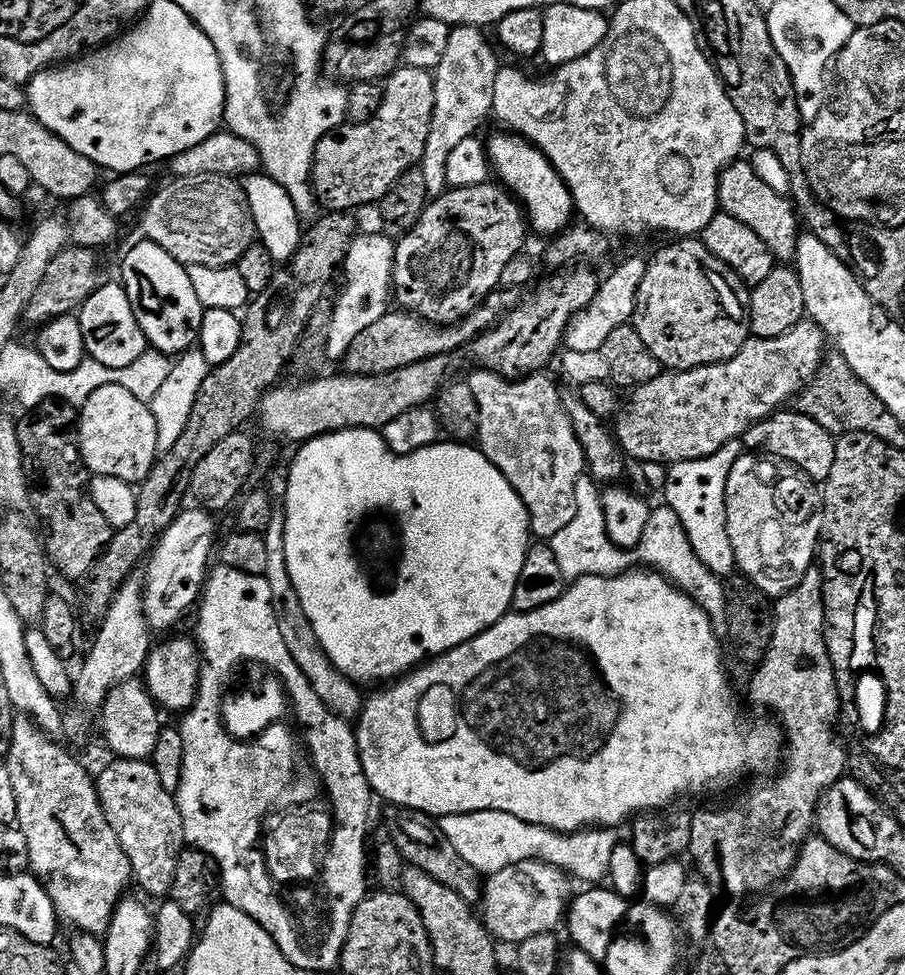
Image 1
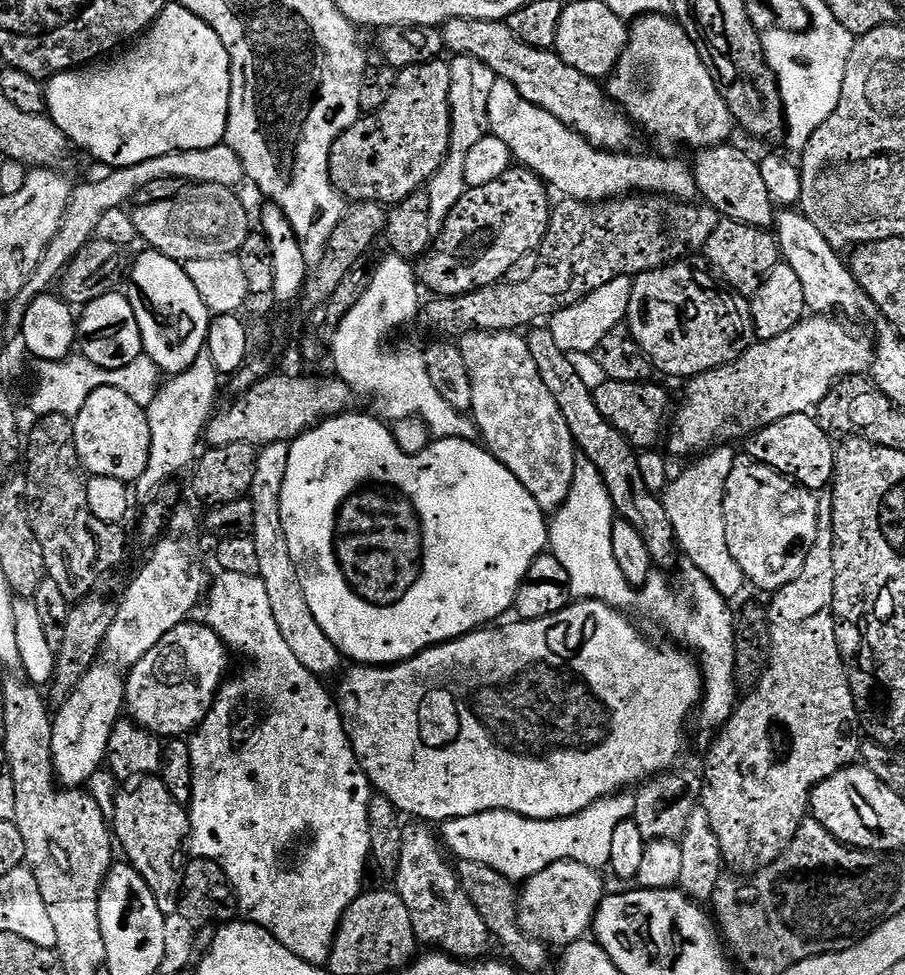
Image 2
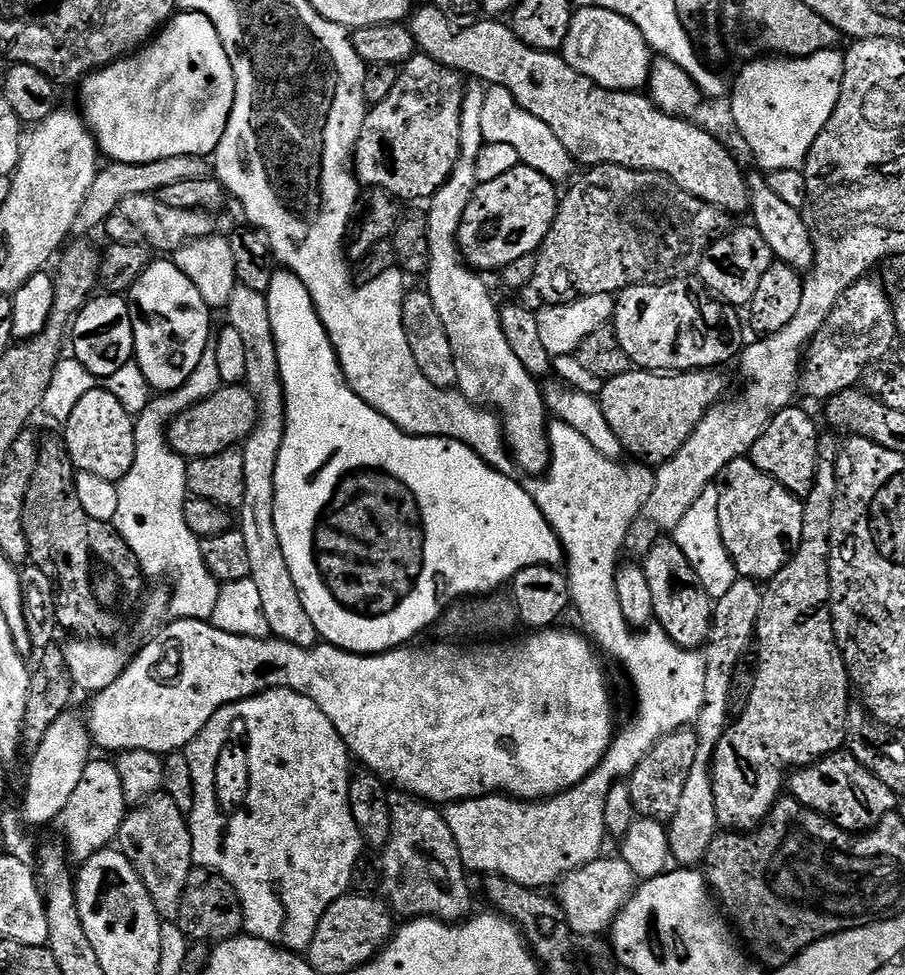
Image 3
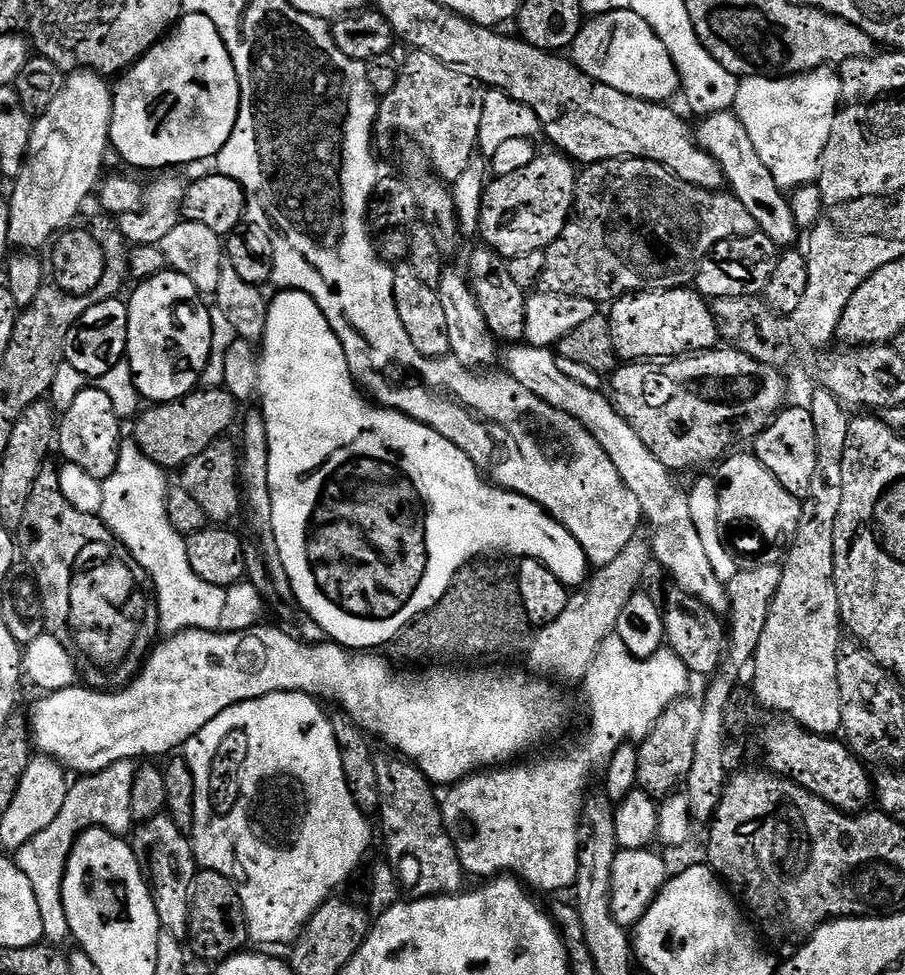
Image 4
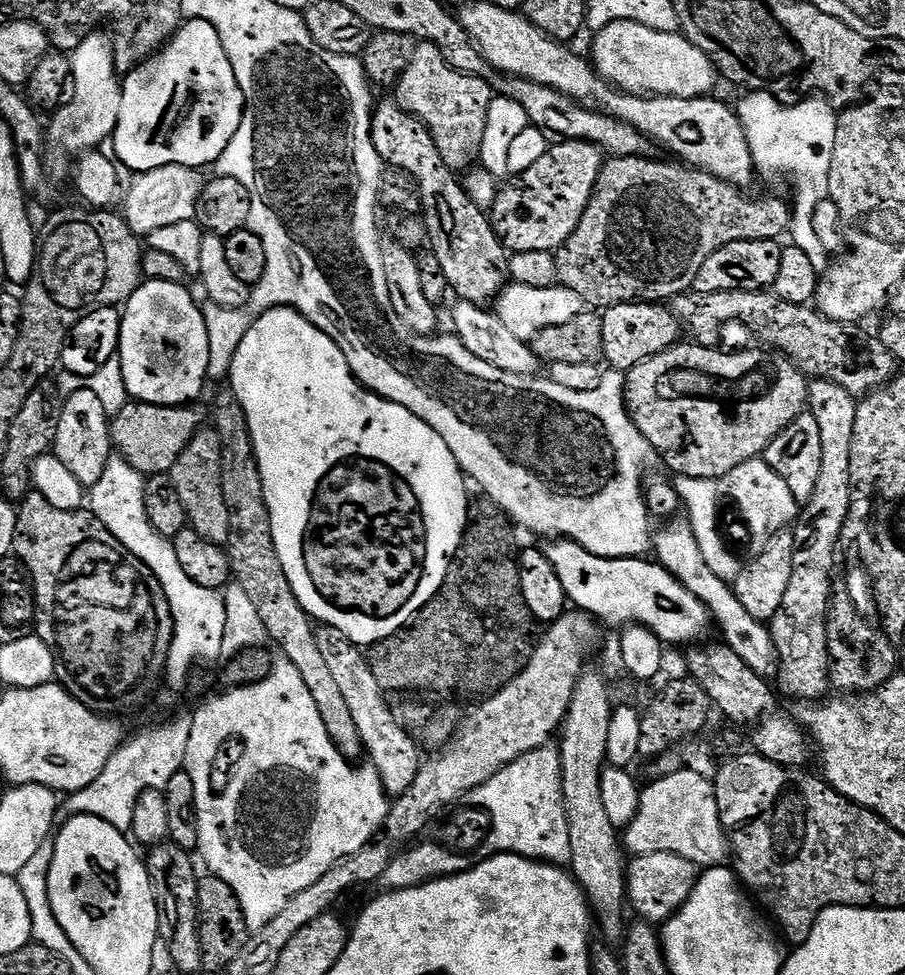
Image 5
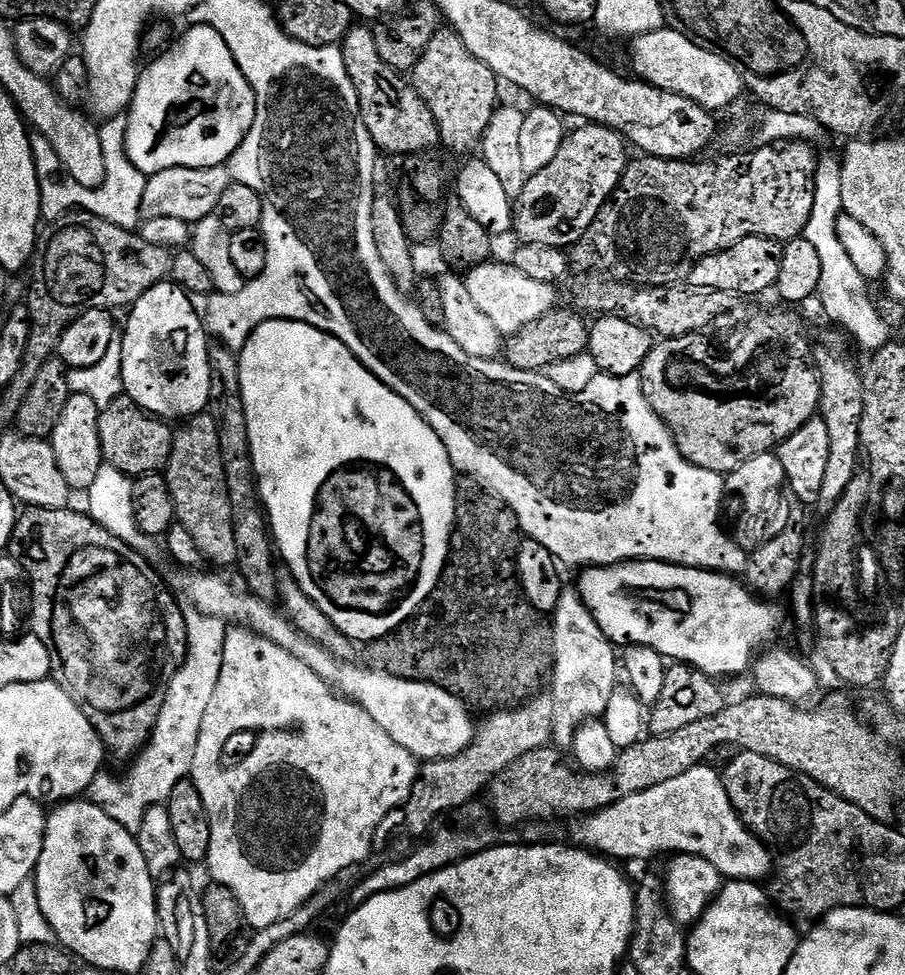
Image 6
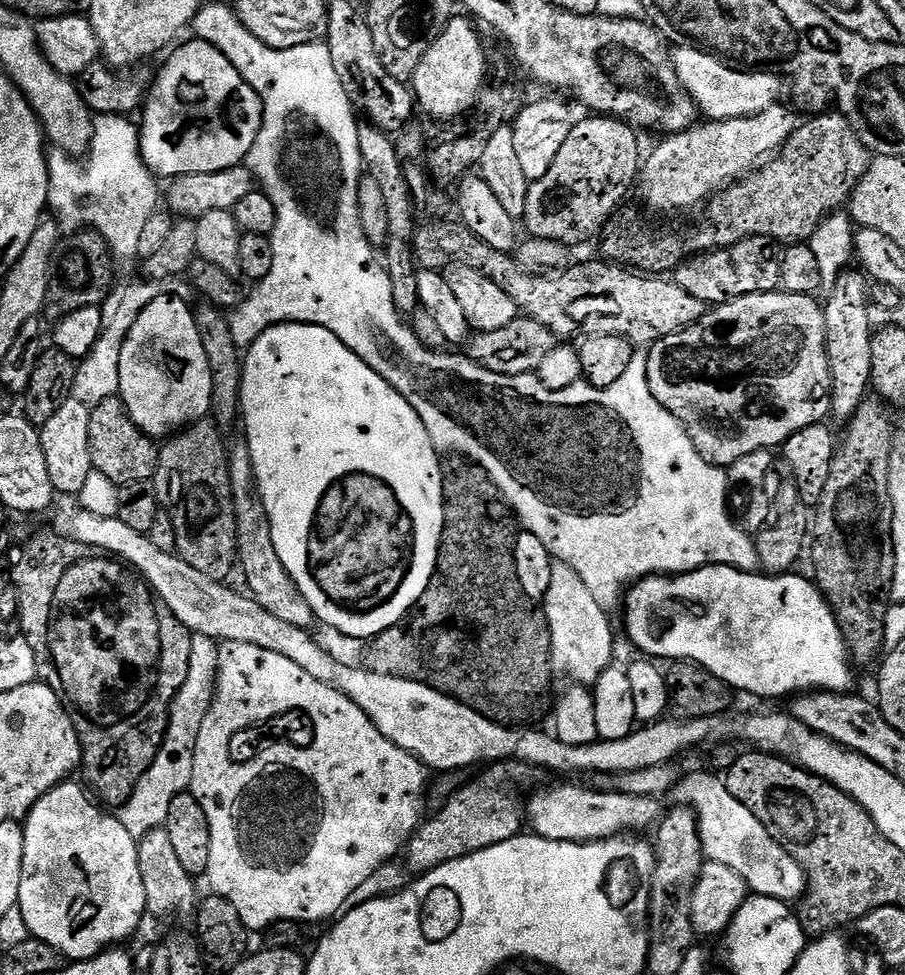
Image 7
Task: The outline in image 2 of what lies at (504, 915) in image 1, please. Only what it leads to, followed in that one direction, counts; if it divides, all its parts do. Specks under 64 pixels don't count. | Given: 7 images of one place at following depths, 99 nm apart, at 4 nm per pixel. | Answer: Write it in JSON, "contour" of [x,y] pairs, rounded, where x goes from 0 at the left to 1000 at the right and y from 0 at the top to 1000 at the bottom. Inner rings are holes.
{"contour":[[[618,882],[612,884],[608,888],[603,888],[599,893],[591,895],[588,898],[585,898],[581,903],[578,904],[577,910],[579,912],[573,912],[572,915],[572,945],[575,947],[575,953],[579,955],[583,960],[587,960],[589,964],[597,964],[599,967],[609,970],[611,973],[619,974],[623,972],[624,969],[635,966],[635,964],[646,963],[649,954],[652,952],[652,945],[655,943],[659,932],[662,930],[663,924],[667,922],[670,918],[670,912],[667,912],[667,907],[663,904],[664,895],[657,890],[649,890],[646,886],[640,886],[633,882]]]}

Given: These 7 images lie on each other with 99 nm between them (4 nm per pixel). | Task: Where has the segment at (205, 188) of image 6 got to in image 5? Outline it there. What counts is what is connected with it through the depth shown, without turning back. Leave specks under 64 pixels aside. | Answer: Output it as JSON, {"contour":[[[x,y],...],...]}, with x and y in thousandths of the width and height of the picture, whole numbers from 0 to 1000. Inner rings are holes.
{"contour":[[[200,168],[179,170],[175,174],[154,177],[150,185],[140,193],[135,201],[137,214],[135,221],[144,236],[156,244],[170,240],[170,236],[179,236],[183,232],[193,232],[196,228],[217,225],[219,203],[228,188],[224,175],[207,172]]]}

